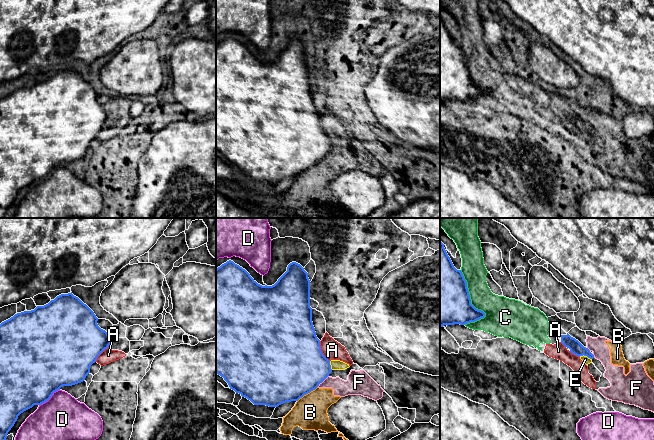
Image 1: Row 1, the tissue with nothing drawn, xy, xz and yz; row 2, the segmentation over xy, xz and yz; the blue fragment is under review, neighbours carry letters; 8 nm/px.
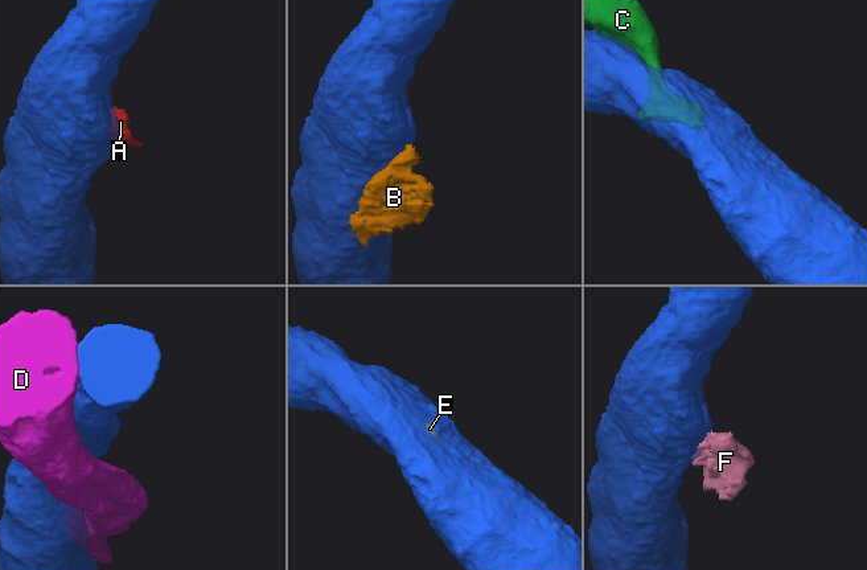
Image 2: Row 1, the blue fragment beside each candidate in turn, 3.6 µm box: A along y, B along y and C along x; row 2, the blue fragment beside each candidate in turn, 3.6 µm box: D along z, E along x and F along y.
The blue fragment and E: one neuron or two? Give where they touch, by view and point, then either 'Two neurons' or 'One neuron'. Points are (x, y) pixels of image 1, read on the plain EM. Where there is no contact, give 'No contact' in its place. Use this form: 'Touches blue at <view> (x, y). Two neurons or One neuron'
Touches blue at yz (585, 131). Two neurons

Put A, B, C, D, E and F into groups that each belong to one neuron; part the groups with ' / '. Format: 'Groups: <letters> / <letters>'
Groups: A B C E F / D

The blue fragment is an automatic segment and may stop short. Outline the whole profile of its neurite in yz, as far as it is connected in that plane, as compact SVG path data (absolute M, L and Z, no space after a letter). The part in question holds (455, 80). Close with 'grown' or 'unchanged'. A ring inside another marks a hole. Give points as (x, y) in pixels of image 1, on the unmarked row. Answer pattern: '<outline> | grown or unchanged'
M440 17L440 102L465 101L485 93L485 89L471 80L467 58L461 46L457 46Z | unchanged

